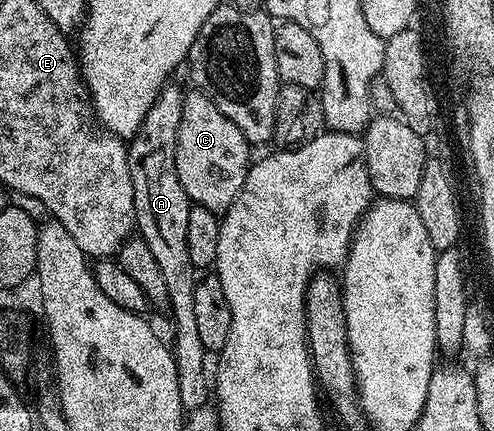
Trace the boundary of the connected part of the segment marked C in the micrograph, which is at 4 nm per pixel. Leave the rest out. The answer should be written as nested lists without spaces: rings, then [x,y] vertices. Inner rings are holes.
[[[191,90],[184,95],[181,106],[181,130],[177,130],[177,178],[181,178],[181,186],[185,194],[191,199],[192,205],[197,208],[204,208],[216,214],[222,214],[233,206],[237,194],[241,194],[241,186],[245,186],[247,169],[253,163],[252,145],[247,143],[245,134],[217,110],[217,106],[205,93],[198,90]]]

